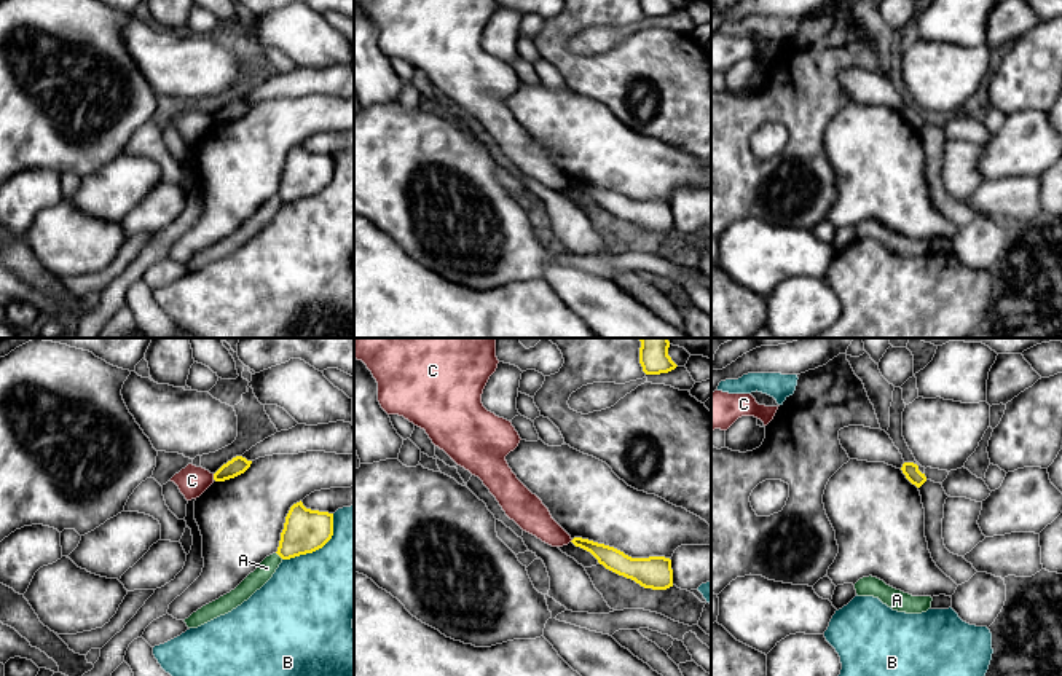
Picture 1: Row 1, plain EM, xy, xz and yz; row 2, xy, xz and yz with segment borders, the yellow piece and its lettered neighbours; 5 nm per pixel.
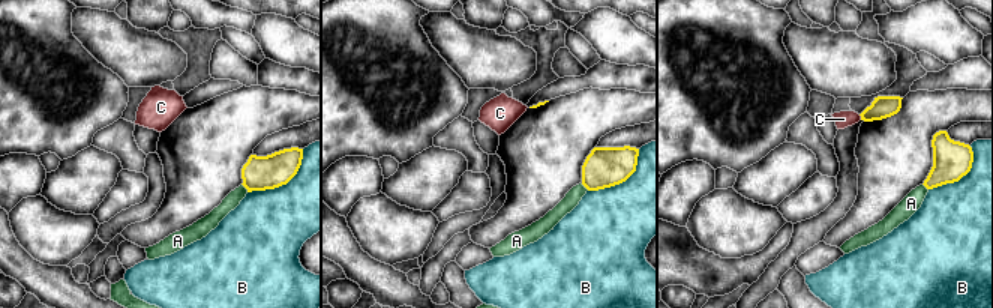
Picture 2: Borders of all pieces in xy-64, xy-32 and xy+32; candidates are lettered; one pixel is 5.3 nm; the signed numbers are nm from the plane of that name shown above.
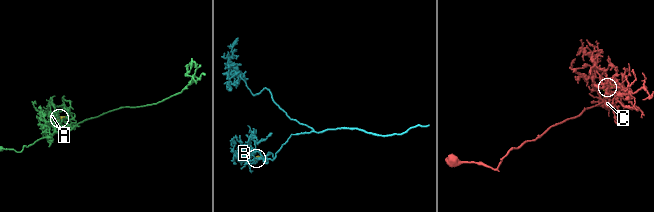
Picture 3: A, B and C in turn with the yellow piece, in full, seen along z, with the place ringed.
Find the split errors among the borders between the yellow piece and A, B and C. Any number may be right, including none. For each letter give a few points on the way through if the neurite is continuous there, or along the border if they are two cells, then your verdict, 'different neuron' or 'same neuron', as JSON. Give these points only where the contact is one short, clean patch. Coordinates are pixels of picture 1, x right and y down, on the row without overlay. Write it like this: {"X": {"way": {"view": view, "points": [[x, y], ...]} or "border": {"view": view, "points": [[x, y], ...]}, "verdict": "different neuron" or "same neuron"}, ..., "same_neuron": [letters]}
{"A": {"border": {"view": "xy", "points": [[276, 195], [283, 201]]}, "verdict": "different neuron"}, "B": {"verdict": "different neuron"}, "C": {"border": {"view": "xy", "points": [[212, 117], [214, 121]]}, "verdict": "different neuron"}, "same_neuron": []}

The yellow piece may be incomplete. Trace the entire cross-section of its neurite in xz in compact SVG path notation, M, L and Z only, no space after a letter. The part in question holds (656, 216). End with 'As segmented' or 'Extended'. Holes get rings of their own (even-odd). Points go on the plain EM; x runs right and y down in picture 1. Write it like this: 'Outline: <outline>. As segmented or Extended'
Outline: M574 180L571 185L576 190L590 195L606 212L631 222L644 231L667 233L673 230L673 212L670 201L631 201L614 190L582 180Z. As segmented

